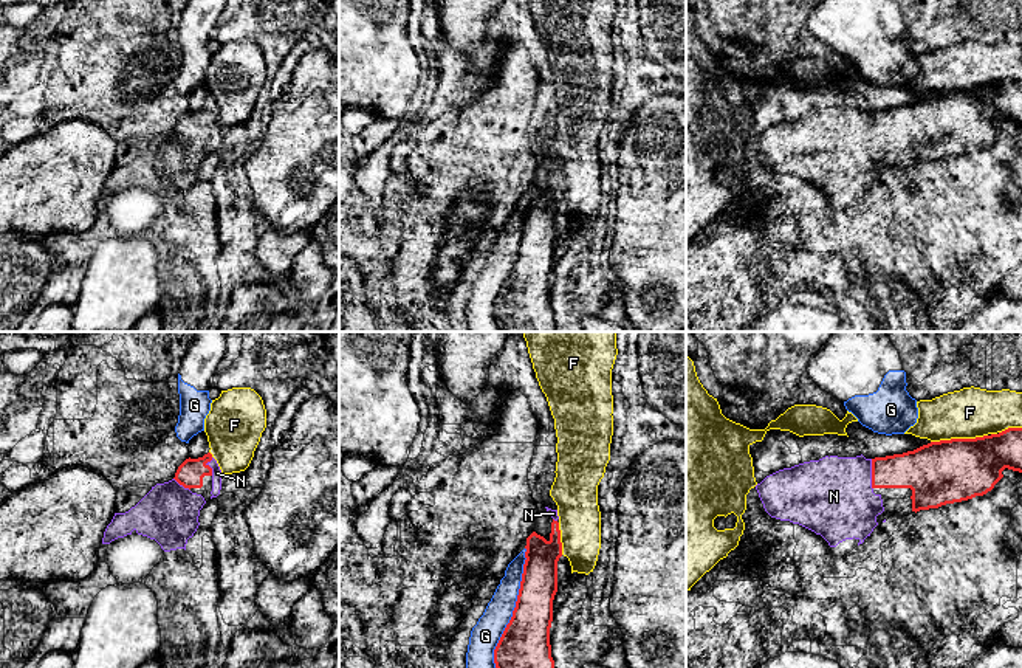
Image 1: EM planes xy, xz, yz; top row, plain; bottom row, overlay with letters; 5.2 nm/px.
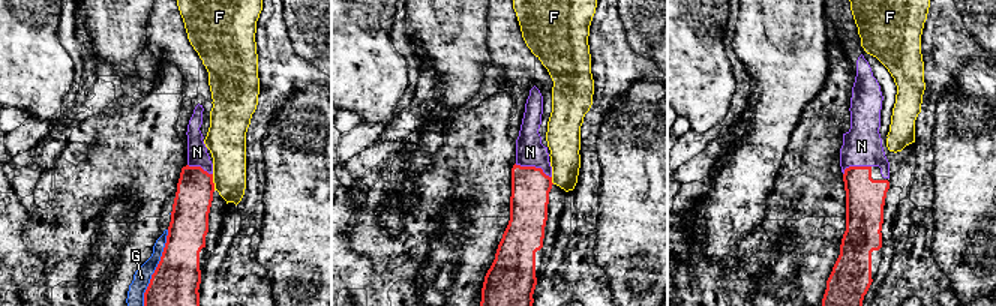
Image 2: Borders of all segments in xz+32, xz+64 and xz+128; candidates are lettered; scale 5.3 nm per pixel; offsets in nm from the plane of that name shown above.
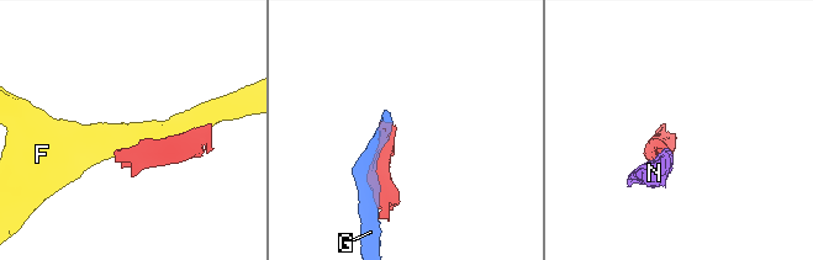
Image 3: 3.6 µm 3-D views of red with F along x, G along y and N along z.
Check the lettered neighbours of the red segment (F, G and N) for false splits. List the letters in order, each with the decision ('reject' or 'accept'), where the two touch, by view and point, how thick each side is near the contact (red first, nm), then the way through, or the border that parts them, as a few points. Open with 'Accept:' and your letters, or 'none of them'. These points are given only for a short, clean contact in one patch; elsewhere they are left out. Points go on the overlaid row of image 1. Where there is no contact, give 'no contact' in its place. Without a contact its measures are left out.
Accept: N
F: reject; meets red in yz at (959, 439); 320 nm thick on the red side, 260 nm on the other
G: reject; meets red in xz at (514, 608); 260 nm thick on the red side, 150 nm on the other
N: accept; meets red in yz at (872, 475); 220 nm thick on the red side, 420 nm on the other; runs through yz (920, 470), (872, 475), (857, 476), (833, 496)

